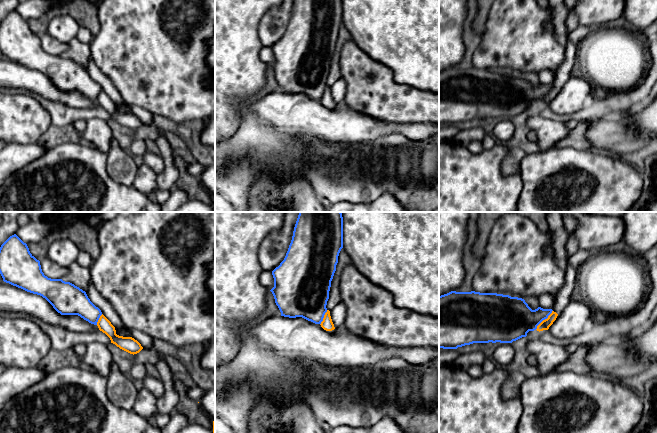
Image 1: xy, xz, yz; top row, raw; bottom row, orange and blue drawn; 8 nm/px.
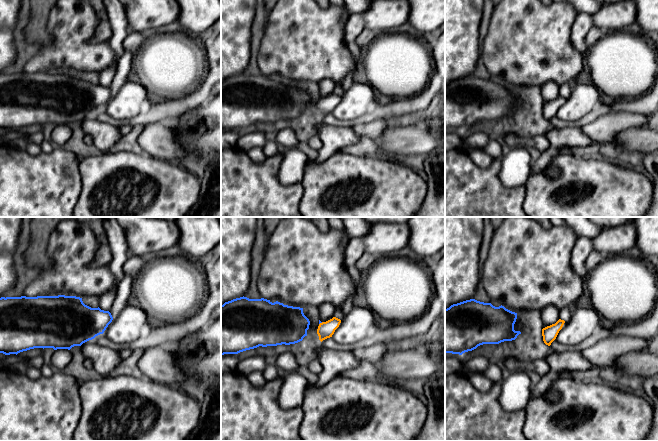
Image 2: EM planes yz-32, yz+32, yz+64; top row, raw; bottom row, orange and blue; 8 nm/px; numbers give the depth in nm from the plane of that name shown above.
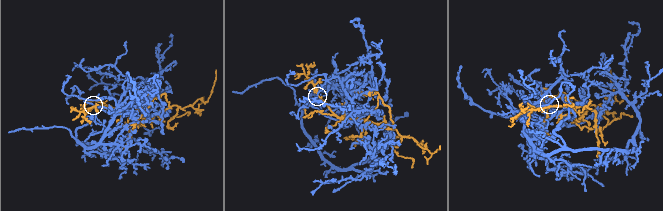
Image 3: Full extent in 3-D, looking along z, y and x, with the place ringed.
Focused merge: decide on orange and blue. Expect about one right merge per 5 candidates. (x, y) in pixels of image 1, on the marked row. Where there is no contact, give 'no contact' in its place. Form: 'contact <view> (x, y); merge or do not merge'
contact yz (545, 319); do not merge

